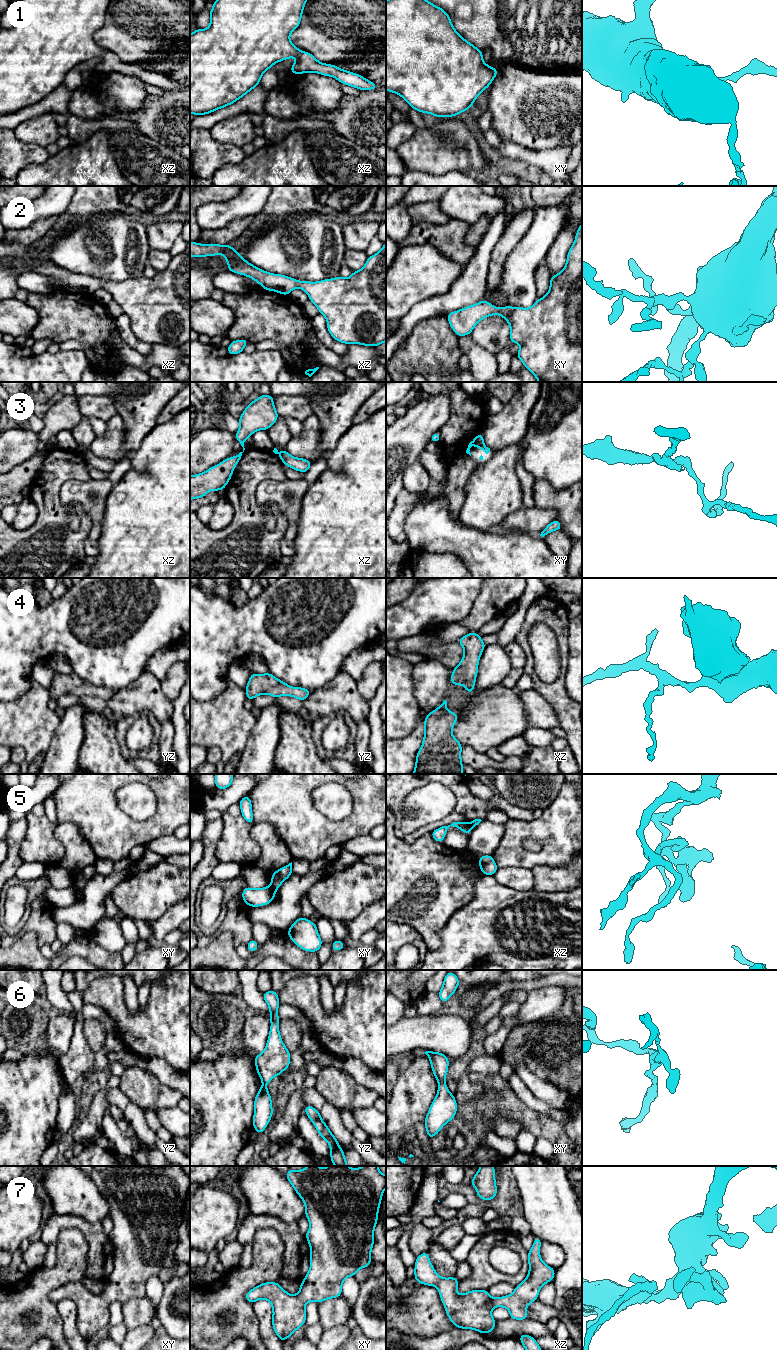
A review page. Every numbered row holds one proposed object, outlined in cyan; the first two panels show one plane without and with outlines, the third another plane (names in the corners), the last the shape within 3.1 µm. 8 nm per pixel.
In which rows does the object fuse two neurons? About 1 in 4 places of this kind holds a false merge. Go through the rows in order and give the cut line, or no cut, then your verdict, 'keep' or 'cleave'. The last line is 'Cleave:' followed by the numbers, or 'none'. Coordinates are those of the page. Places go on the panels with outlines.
1: no cut | keep
2: no cut | keep
3: xy (473, 440), (483, 445) | cleave
4: no cut | keep
5: xz (467, 823), (470, 830) | cleave
6: xy (443, 1081), (439, 1083) | cleave
7: no cut | keep
Cleave: 3, 5, 6

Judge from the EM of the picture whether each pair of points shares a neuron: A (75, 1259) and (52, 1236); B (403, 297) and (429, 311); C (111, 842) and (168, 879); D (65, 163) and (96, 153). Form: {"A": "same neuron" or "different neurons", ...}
{"A": "different neurons", "B": "different neurons", "C": "different neurons", "D": "same neuron"}

